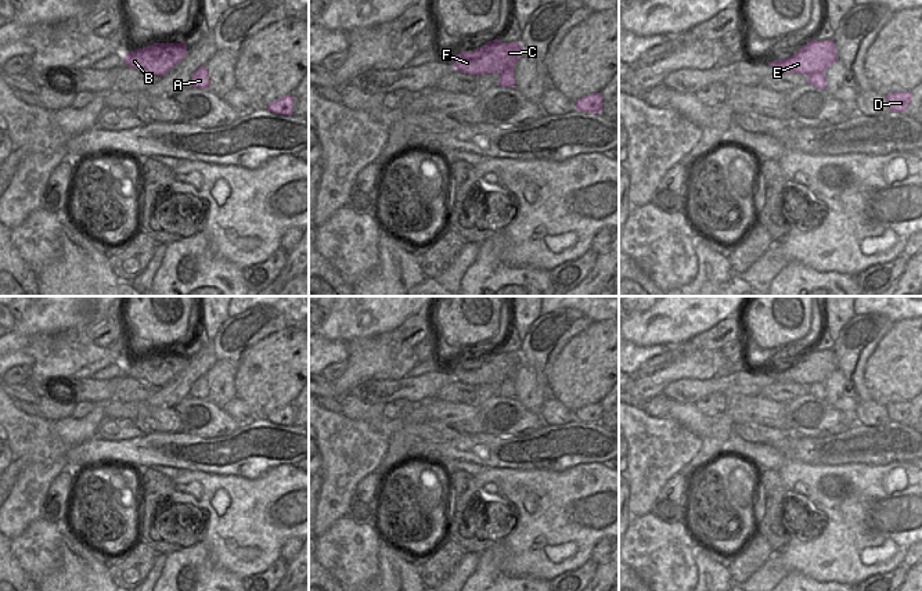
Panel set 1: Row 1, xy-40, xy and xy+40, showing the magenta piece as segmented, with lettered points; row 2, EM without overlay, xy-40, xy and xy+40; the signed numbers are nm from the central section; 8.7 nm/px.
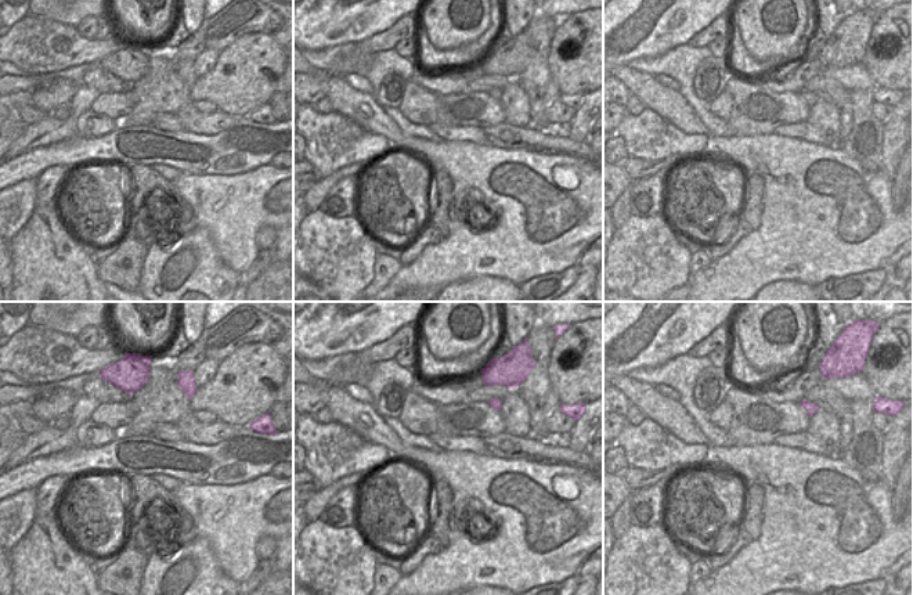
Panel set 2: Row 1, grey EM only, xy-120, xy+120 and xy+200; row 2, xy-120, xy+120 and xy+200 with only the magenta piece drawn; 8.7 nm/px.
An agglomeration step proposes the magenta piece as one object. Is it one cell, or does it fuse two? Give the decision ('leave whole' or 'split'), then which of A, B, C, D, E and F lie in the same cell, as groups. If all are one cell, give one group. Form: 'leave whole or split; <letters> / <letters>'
split; A D / B C E F

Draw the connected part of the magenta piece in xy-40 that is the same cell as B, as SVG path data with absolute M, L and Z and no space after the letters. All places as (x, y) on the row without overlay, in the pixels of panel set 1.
M183 352L152 353L140 360L127 361L125 375L162 388L186 367L186 363L187 356Z

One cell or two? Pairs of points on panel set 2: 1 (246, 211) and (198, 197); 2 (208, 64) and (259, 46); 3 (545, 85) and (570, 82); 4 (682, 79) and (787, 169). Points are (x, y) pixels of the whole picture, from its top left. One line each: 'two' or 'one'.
1: one
2: two
3: two
4: two

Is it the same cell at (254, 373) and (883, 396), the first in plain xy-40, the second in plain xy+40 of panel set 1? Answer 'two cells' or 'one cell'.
one cell

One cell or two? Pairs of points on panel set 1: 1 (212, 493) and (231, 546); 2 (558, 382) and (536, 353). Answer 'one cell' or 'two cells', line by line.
1: one cell
2: two cells

